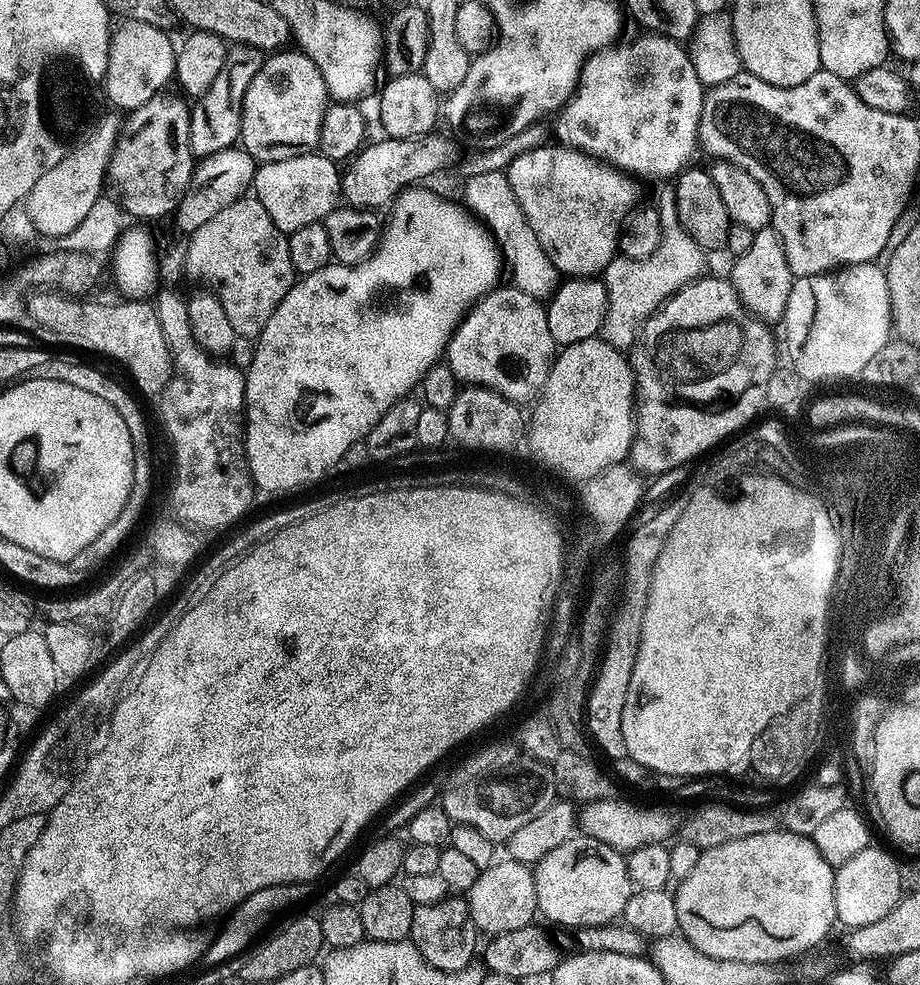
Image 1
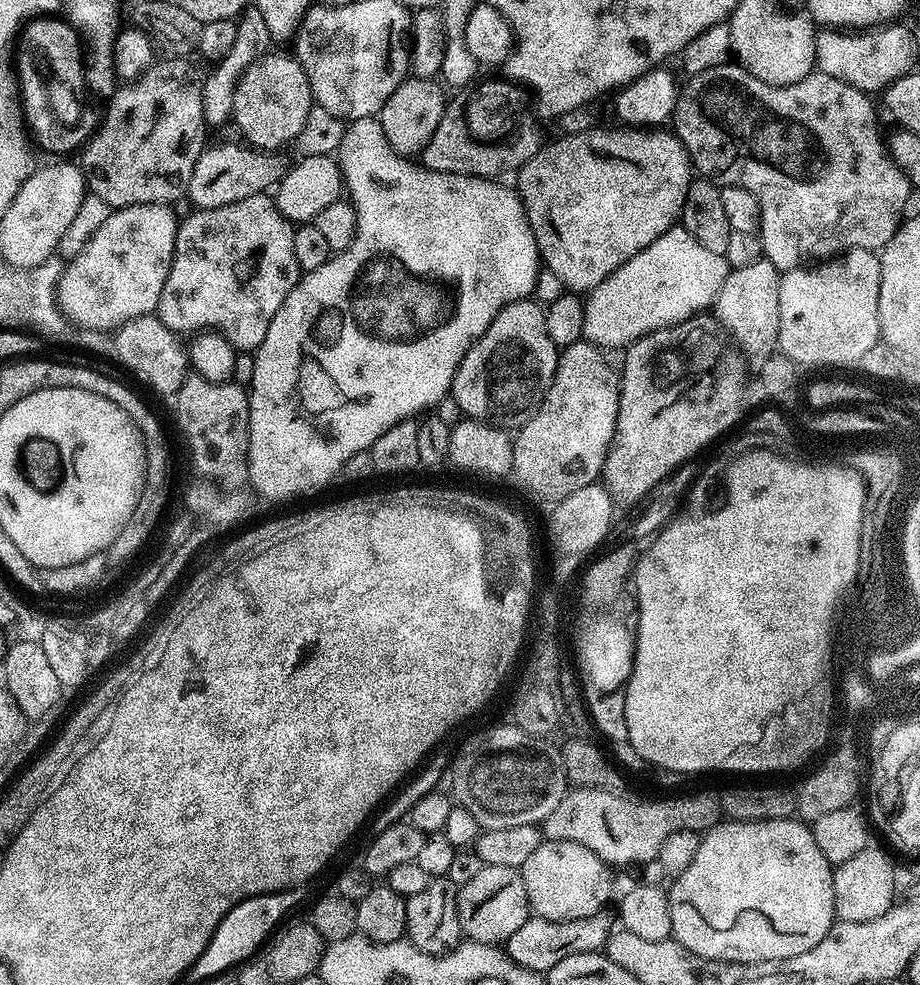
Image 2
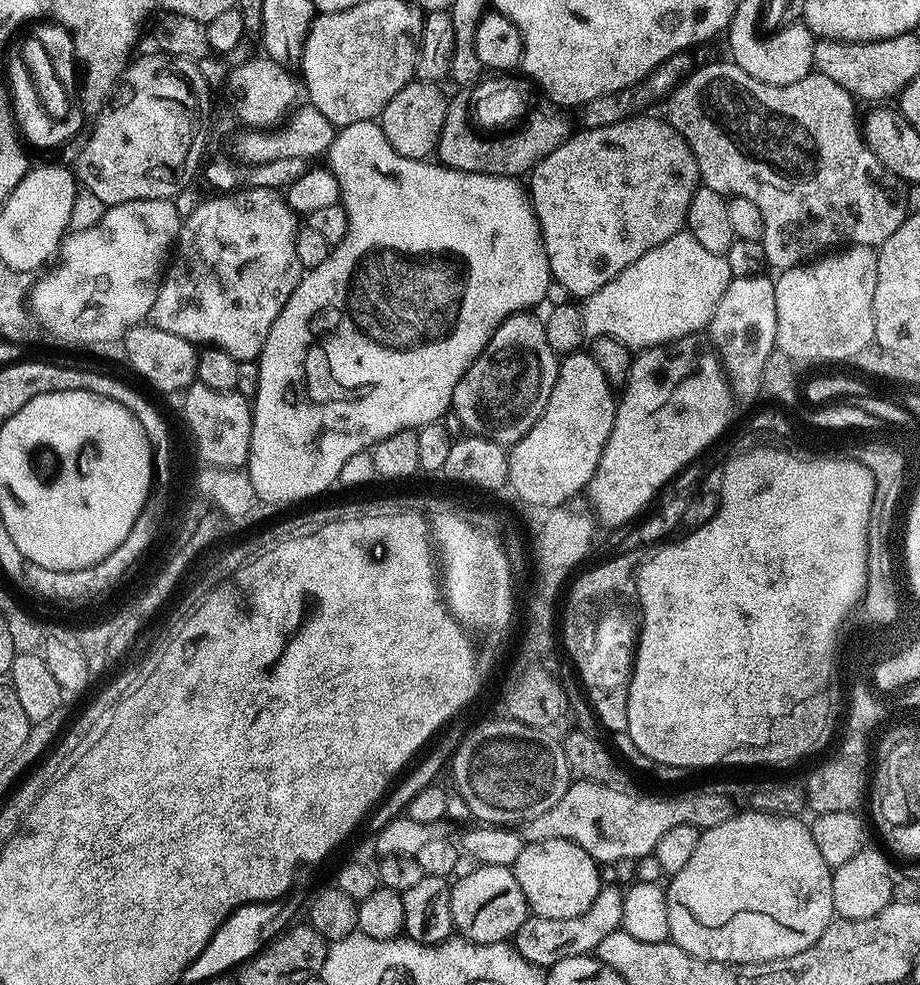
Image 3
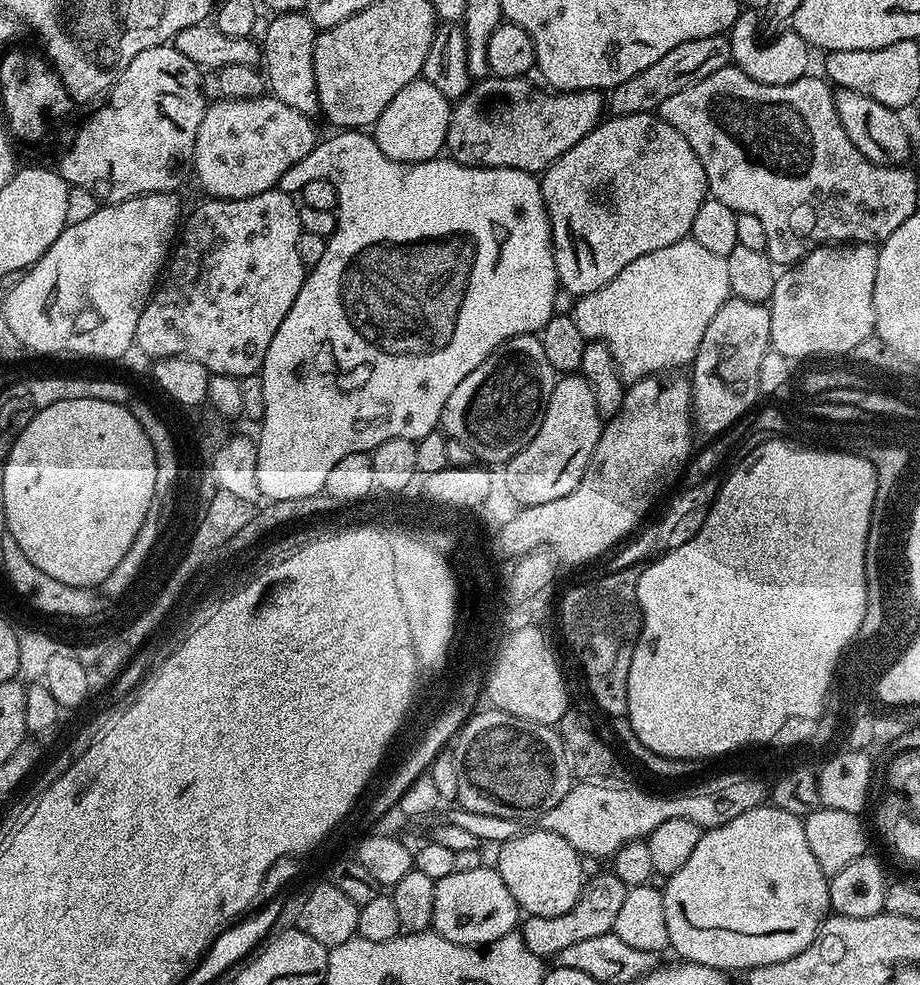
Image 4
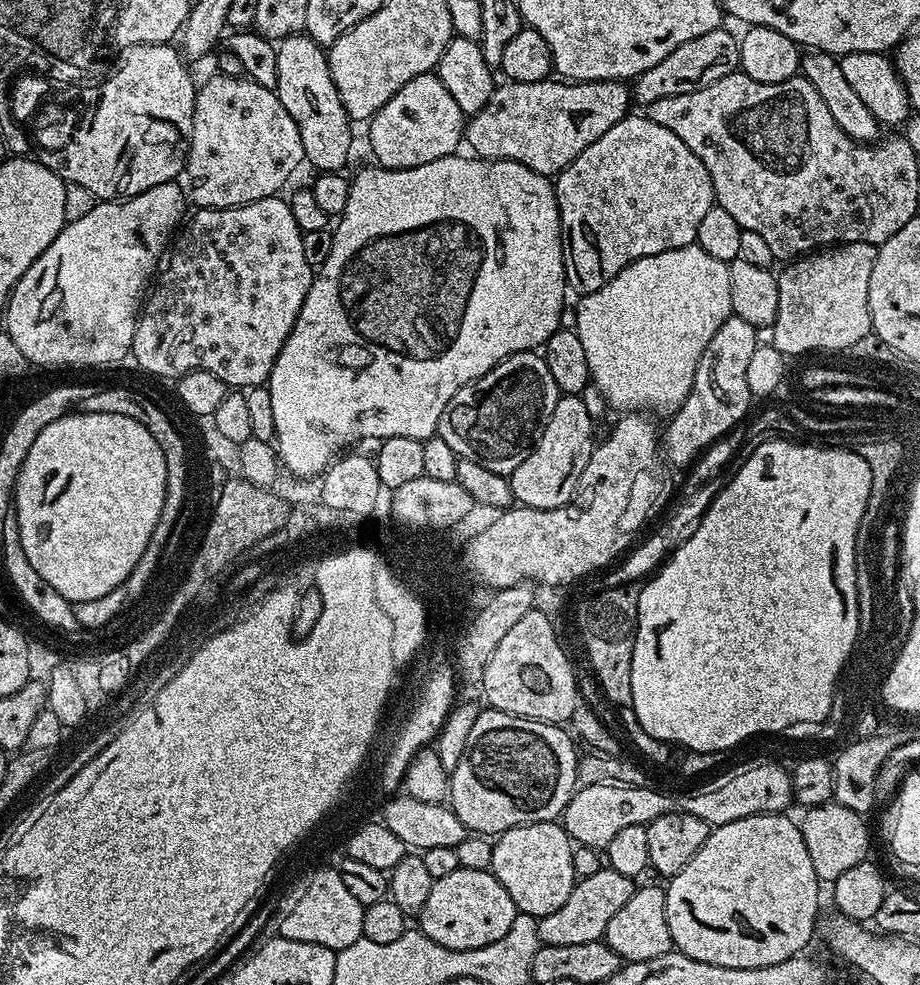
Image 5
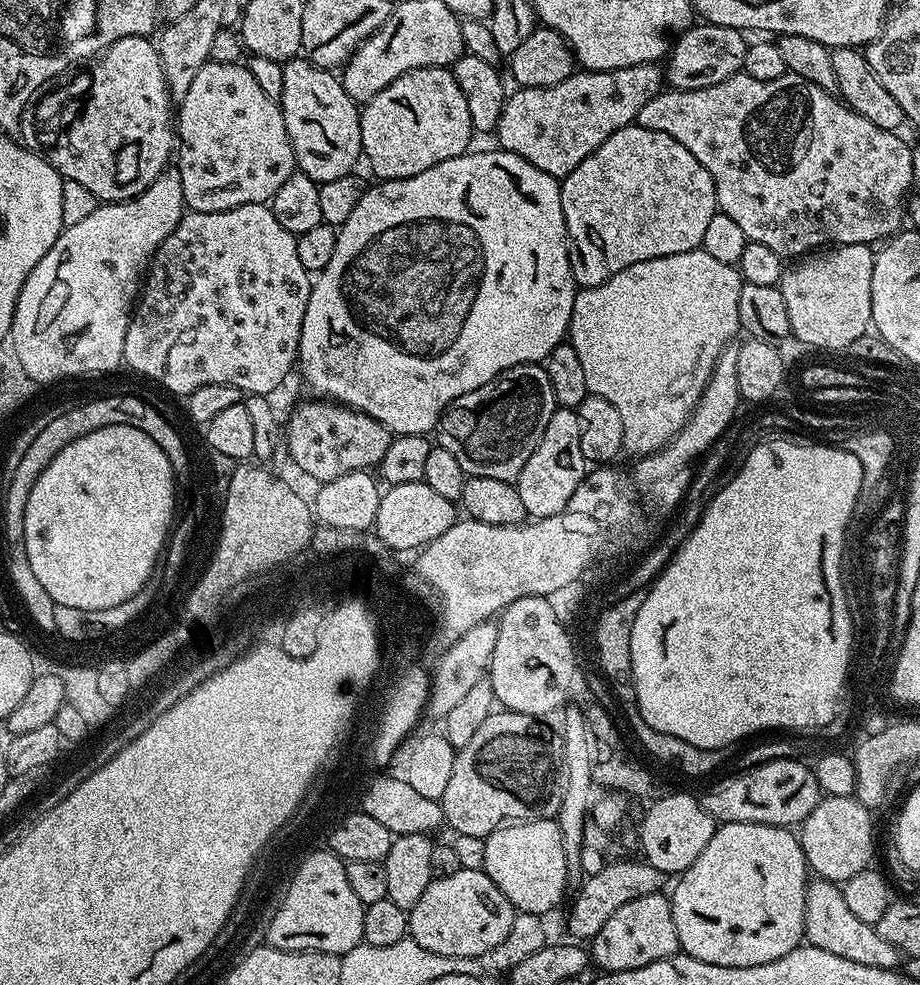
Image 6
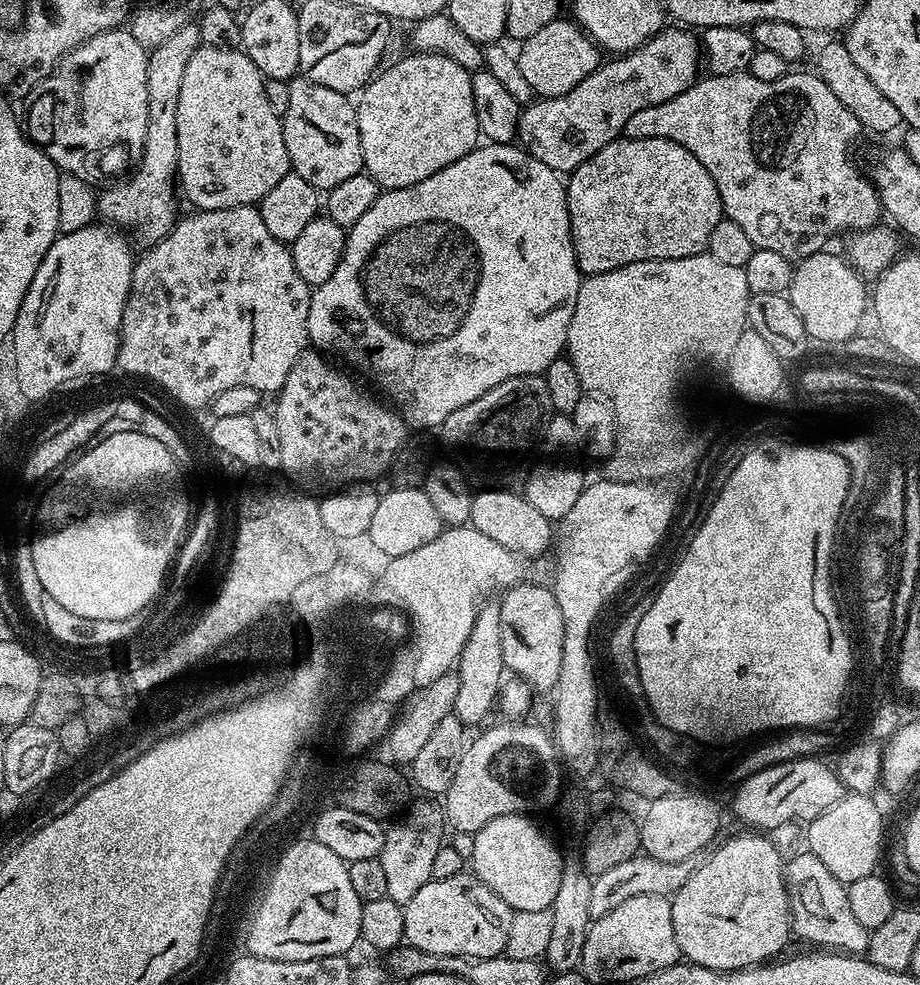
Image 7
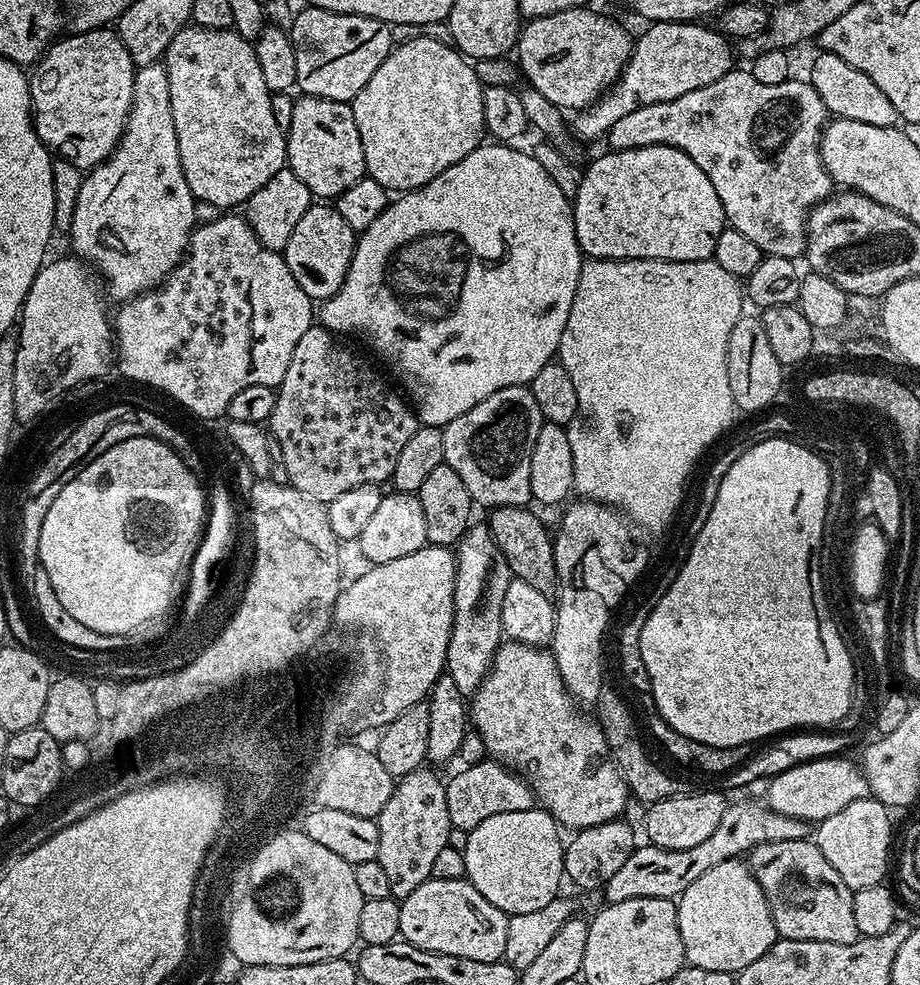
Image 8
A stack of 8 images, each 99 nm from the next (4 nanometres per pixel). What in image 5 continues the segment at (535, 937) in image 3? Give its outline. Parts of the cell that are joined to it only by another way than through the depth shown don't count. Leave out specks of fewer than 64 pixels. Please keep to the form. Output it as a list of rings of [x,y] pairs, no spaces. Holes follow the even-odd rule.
[[[602,866],[589,876],[581,875],[576,885],[570,890],[570,898],[554,910],[554,914],[546,914],[538,919],[538,938],[541,945],[550,946],[579,946],[581,942],[603,940],[606,926],[610,926],[610,918],[630,902],[635,894],[637,885],[633,878],[616,873],[609,866]]]

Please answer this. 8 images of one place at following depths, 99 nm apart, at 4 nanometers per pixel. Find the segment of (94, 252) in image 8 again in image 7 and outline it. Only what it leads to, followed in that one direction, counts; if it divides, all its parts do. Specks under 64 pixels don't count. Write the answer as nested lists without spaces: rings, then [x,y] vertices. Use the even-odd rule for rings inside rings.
[[[193,22],[182,26],[178,34],[166,38],[157,48],[148,53],[146,80],[148,82],[148,125],[144,153],[134,171],[123,182],[113,183],[98,196],[98,212],[105,216],[109,225],[117,229],[137,228],[145,245],[157,244],[168,231],[176,225],[176,196],[178,200],[178,177],[176,159],[178,158],[178,90],[182,90],[182,74],[186,74],[186,62],[190,54],[202,47],[200,25]]]

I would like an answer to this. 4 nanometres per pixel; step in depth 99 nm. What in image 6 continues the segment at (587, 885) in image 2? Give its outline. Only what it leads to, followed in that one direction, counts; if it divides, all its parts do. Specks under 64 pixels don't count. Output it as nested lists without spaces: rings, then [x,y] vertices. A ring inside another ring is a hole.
[[[555,819],[551,820],[521,820],[496,828],[490,835],[484,837],[486,858],[483,871],[492,879],[494,886],[506,894],[517,913],[529,912],[535,916],[543,917],[544,912],[556,908],[564,891],[570,888],[568,883],[568,867],[566,866],[566,850],[562,850],[562,834]]]

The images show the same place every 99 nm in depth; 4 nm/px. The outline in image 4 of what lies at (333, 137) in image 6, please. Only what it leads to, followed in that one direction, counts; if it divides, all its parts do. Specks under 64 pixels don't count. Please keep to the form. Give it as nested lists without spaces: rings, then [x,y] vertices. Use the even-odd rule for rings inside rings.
[[[303,11],[282,12],[271,19],[262,39],[262,72],[267,87],[271,95],[286,102],[286,106],[297,108],[303,116],[315,117],[320,112],[318,90],[314,82],[314,46],[318,30]]]

